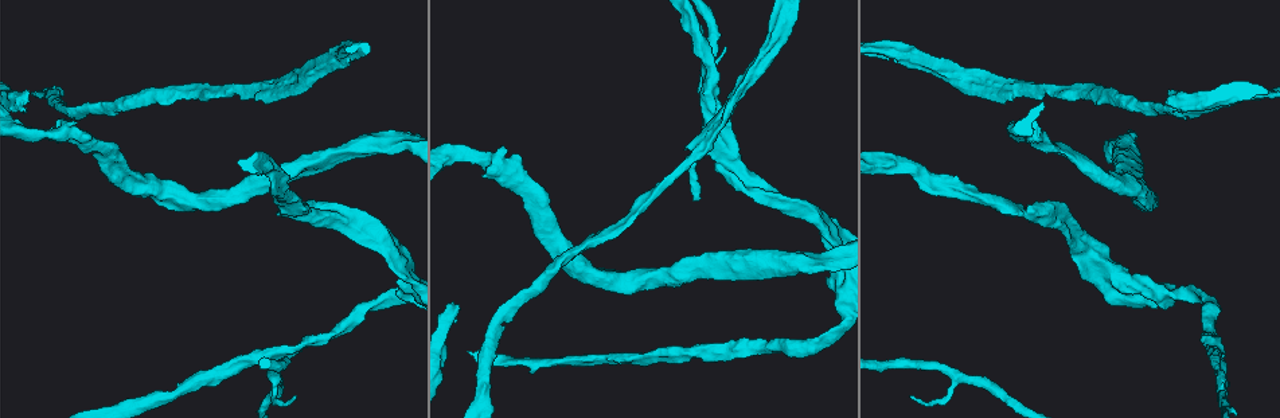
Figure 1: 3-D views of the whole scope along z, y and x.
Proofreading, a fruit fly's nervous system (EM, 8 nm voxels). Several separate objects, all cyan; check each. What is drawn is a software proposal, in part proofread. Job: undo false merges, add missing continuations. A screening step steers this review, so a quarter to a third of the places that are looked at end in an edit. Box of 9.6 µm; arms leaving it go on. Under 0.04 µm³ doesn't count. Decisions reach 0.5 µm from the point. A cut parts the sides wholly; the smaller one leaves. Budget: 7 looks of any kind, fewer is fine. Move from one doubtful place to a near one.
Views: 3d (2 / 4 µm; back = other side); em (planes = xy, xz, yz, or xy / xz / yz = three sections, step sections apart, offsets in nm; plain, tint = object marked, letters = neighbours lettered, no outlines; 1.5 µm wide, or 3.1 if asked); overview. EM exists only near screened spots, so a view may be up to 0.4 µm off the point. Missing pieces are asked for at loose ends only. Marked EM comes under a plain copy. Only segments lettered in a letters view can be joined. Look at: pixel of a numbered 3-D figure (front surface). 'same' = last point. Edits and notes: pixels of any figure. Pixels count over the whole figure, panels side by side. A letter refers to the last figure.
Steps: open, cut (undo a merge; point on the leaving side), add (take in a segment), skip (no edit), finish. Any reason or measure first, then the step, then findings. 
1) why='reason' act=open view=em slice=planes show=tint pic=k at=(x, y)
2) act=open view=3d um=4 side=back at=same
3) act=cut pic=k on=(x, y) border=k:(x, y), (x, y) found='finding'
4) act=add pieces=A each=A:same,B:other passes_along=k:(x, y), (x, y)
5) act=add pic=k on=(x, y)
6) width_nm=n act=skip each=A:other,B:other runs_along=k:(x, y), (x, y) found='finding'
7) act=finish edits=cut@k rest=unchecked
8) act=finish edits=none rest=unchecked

act=open view=3d um=2 pic=1 at=(476, 159)

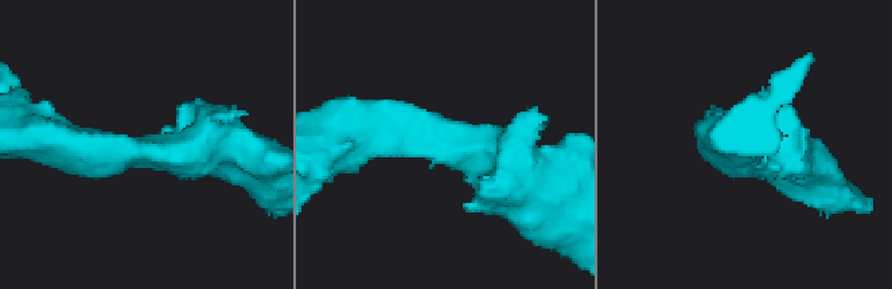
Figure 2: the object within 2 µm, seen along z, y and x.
arm_widths_nm=300,320 why='shape alone is not enough' act=open view=em slice=planes show=letters pic=2 at=(140, 150)

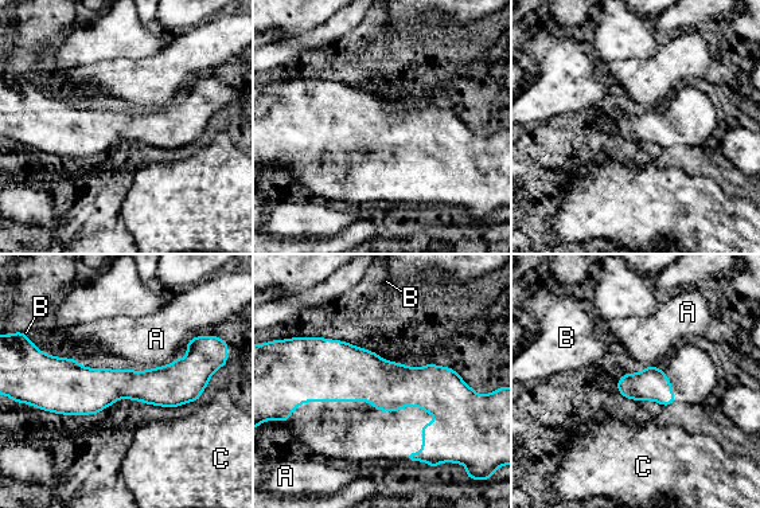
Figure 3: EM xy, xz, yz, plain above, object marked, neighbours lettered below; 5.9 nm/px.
width_nm=190 longest_contact=A:80nm act=skip each=A:other,B:other,C:other found='continuous, no second neuron'

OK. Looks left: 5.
why='branch stops here' act=open view=3d um=4 pic=1 at=(25, 91)

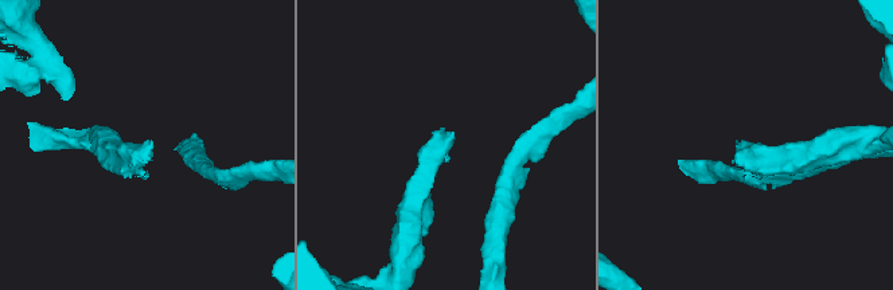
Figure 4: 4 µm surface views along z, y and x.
act=open view=em slice=planes show=letters pic=4 at=(452, 134)

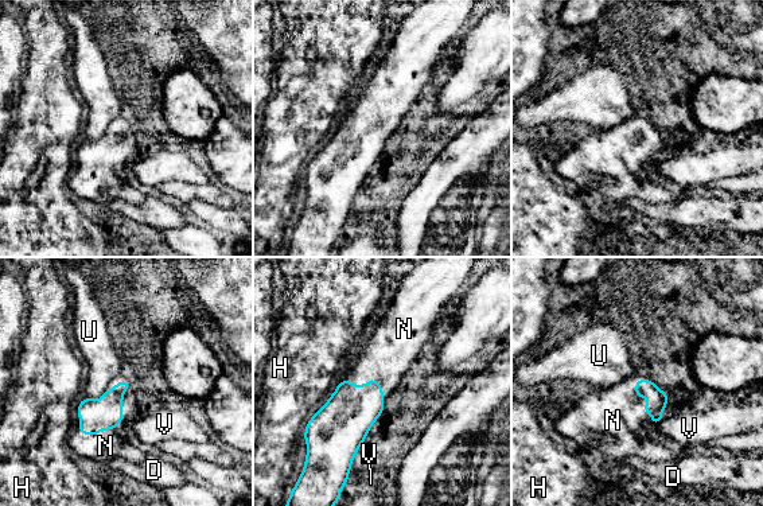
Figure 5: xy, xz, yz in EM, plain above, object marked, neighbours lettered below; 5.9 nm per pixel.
act=add pieces=N each=D:other,H:other,N:same,U:other,V:other passes_along=5:(646, 386), (646, 397), (612, 420) found='it goes on there'

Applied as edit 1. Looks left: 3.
act=finish edits=add@5 rest=unchecked

